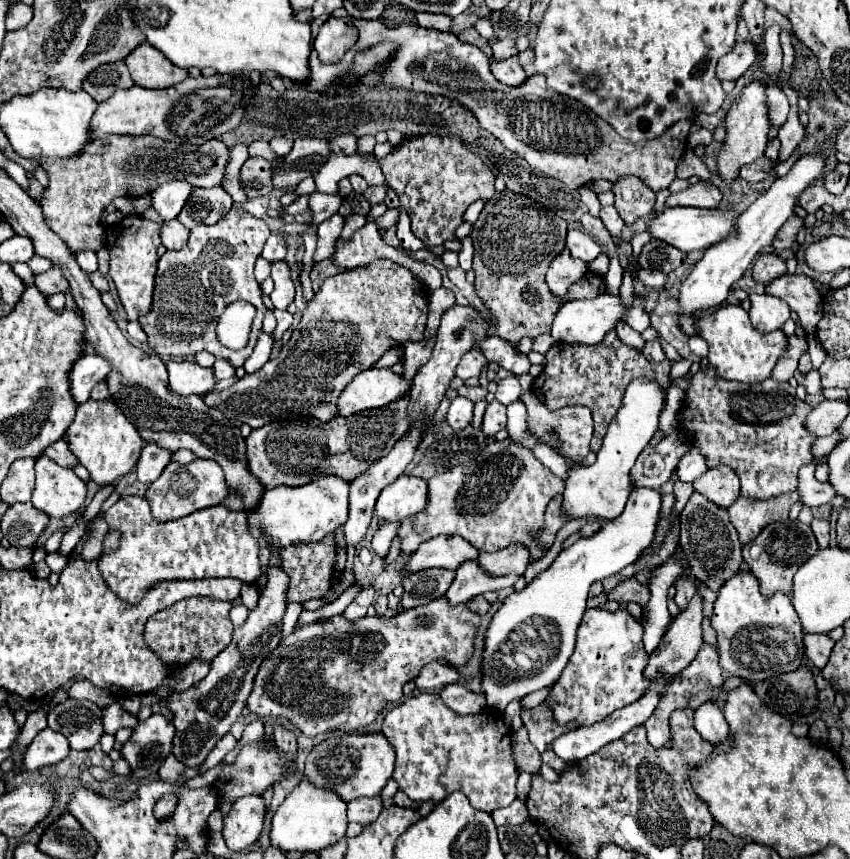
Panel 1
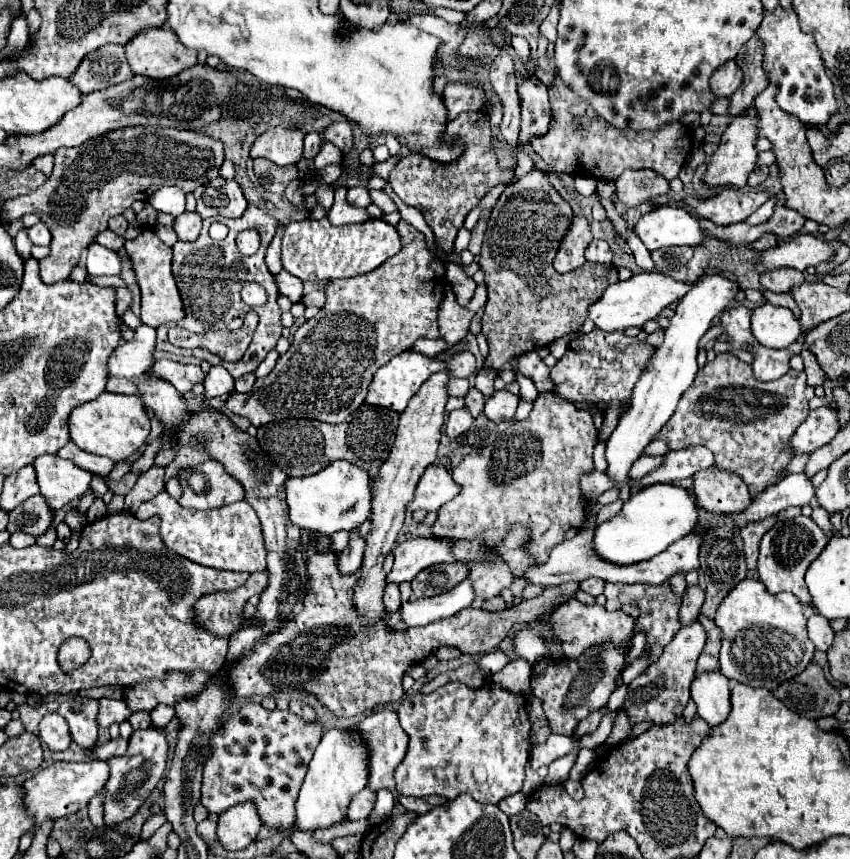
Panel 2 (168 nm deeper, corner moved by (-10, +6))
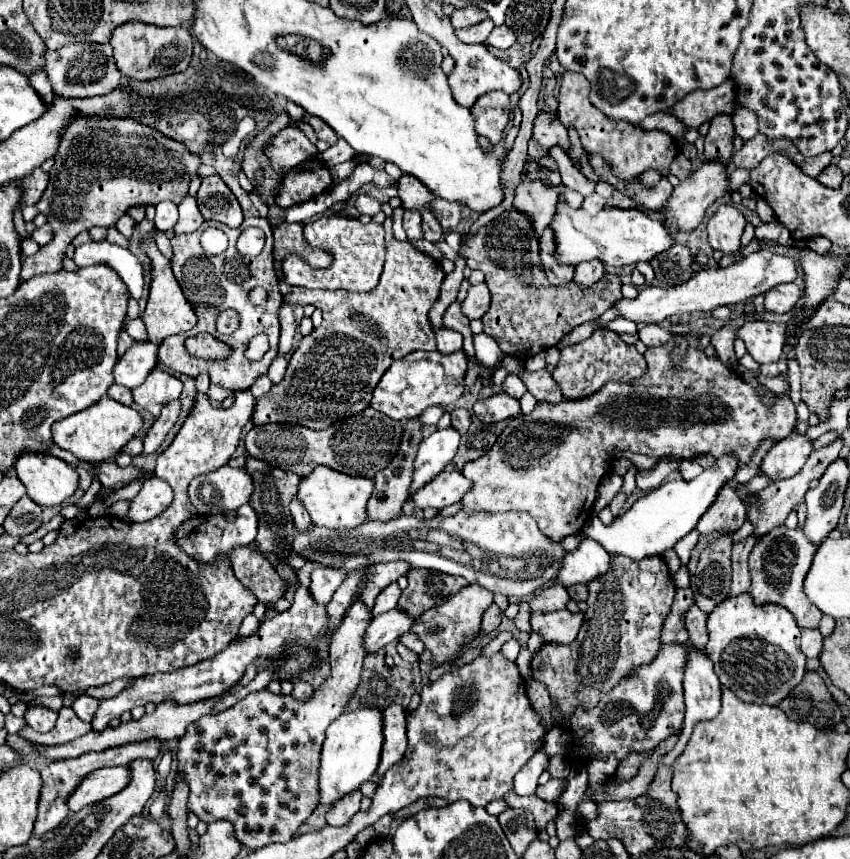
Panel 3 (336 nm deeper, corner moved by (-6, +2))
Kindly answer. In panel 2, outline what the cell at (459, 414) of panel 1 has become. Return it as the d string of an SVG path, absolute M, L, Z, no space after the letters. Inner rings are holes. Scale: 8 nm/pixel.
M464 406L464 408L458 408L458 410L450 412L450 416L448 416L446 434L448 434L450 438L456 438L456 436L464 434L464 432L472 426L472 422L474 422L474 416L468 412L468 408L466 408L466 406Z

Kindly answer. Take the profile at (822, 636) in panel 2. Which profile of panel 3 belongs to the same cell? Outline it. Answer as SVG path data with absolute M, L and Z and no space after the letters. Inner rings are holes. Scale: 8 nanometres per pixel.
M802 630L800 650L806 658L818 658L822 652L822 634L818 630Z

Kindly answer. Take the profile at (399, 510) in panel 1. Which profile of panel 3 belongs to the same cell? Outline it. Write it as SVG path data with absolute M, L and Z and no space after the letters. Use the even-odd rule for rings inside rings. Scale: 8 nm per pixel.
M458 470L452 472L442 472L436 476L436 480L432 480L432 484L424 486L424 490L416 492L416 498L412 498L416 502L416 506L420 508L444 508L444 506L452 506L456 502L460 502L464 498L464 494L472 488L472 482L468 478L464 478Z

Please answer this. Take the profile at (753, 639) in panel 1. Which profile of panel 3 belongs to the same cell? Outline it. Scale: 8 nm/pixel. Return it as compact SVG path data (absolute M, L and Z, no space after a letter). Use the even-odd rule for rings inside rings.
M742 594L736 598L728 598L716 606L716 610L708 616L708 634L710 640L706 644L706 654L714 662L714 672L720 678L720 684L732 690L740 700L752 704L768 704L778 706L790 690L802 680L806 672L806 658L800 654L800 628L788 610L782 606L756 606L750 600L750 594Z

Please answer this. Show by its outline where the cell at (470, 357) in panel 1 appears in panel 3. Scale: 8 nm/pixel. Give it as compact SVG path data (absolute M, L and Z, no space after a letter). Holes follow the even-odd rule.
M456 350L454 354L434 352L412 352L400 362L394 362L374 390L374 398L370 406L392 420L408 420L418 418L430 406L452 406L464 392L464 374L468 368L468 358L464 350Z

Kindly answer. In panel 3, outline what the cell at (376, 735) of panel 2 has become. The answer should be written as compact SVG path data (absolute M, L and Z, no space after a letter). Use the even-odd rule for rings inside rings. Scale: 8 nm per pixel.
M390 704L384 710L384 746L378 776L384 776L384 772L390 766L394 766L394 762L400 762L404 752L406 752L406 710L400 704Z

